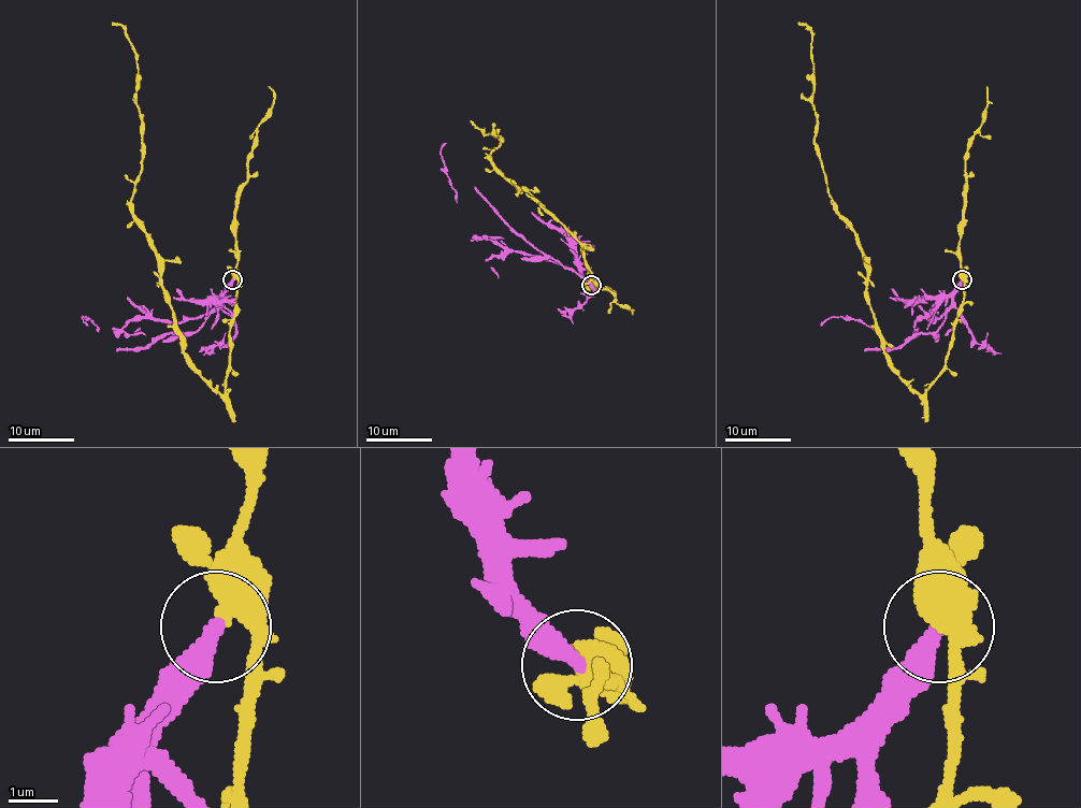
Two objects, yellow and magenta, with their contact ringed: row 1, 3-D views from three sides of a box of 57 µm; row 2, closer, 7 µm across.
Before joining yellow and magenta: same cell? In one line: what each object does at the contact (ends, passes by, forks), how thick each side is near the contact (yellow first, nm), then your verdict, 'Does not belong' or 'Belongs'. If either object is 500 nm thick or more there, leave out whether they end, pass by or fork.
At the ring yellow passes by. At the ring magenta ends. Thickness 480 nm (yellow) against 360 nm. Does not belong

